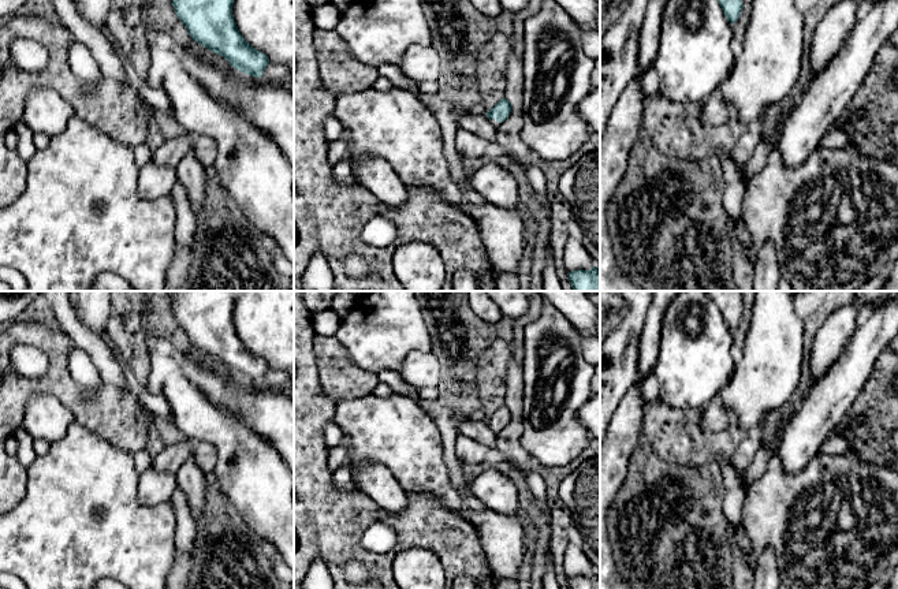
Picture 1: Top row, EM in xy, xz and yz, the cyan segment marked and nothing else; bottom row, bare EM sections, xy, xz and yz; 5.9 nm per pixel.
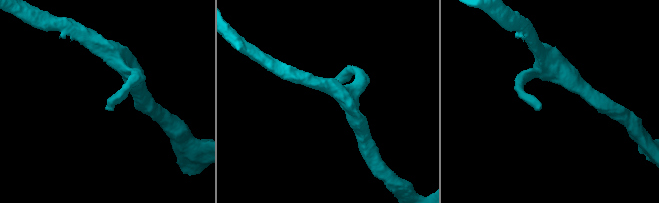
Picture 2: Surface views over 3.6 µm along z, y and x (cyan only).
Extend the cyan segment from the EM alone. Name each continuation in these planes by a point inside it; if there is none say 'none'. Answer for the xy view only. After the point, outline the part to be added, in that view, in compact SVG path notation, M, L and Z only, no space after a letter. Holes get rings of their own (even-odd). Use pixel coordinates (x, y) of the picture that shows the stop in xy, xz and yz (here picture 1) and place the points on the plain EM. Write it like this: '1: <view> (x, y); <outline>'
none

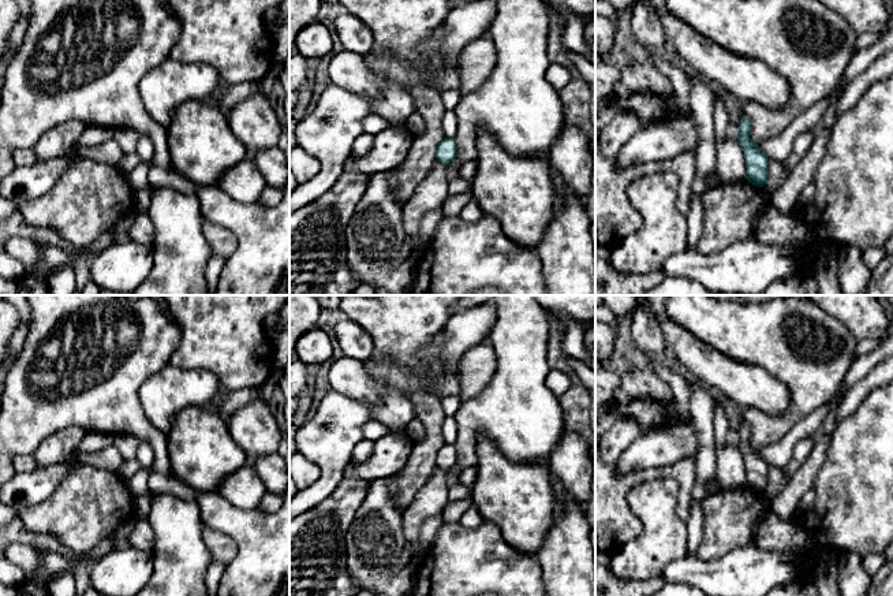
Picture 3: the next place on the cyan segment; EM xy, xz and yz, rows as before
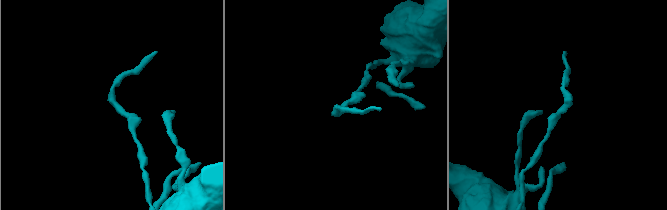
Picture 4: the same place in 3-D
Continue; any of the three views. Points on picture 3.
none

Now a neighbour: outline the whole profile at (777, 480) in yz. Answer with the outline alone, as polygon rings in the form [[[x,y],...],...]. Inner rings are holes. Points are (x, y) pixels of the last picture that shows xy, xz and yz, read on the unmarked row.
[[[769,465],[767,468],[767,477],[769,477],[769,489],[777,495],[782,488],[786,487],[786,484],[791,481],[791,478],[784,476],[782,468],[777,468],[773,465]]]

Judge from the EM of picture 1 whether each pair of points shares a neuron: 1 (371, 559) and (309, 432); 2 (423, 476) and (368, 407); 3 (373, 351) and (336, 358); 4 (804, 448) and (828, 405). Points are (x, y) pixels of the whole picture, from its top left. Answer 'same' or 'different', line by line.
1: same
2: same
3: different
4: same

